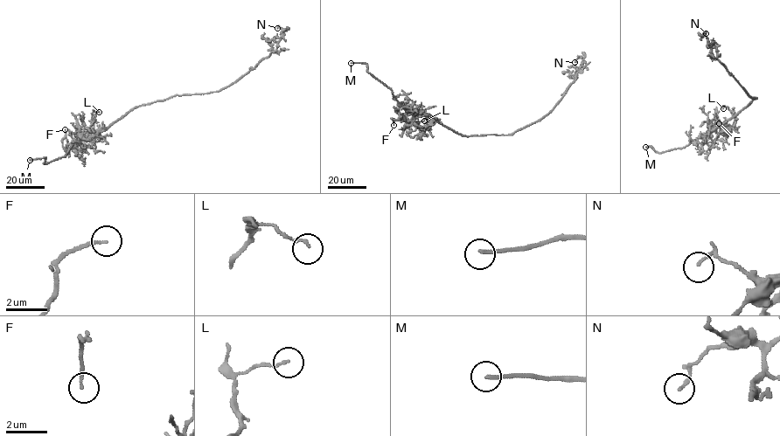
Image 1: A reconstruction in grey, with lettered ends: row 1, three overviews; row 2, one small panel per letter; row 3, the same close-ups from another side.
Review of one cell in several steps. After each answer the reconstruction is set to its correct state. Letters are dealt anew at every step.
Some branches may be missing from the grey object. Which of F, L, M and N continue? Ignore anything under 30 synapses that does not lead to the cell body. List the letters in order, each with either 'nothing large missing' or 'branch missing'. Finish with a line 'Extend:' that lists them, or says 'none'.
F: nothing large missing
L: nothing large missing
M: branch missing
N: nothing large missing
Extend: M

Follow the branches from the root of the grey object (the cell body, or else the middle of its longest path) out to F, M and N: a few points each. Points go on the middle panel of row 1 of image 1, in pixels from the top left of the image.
F: (477, 135), (463, 135), (415, 109), (407, 113), (408, 122), (400, 114), (398, 120), (392, 118), (393, 125)
M: (477, 135), (463, 135), (415, 109), (407, 110), (390, 88), (367, 71), (365, 63), (351, 63)
N: (477, 135), (511, 134), (547, 114), (575, 79), (582, 58), (574, 62)

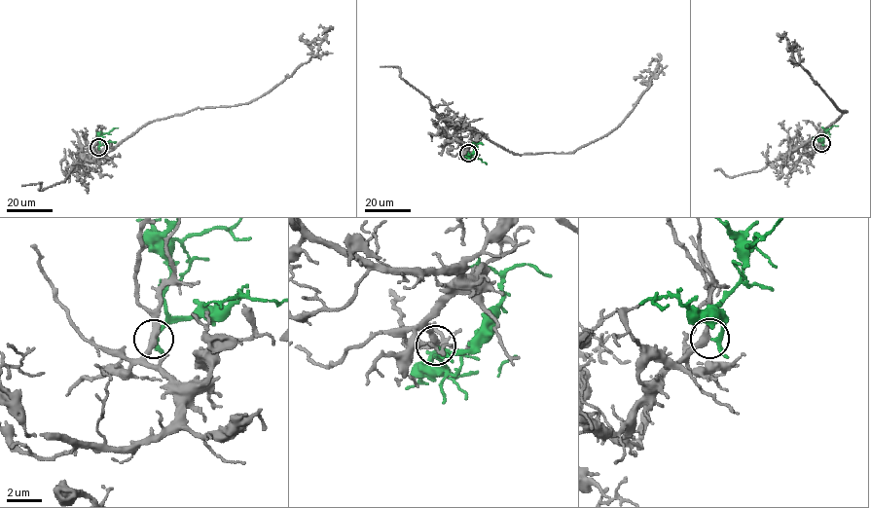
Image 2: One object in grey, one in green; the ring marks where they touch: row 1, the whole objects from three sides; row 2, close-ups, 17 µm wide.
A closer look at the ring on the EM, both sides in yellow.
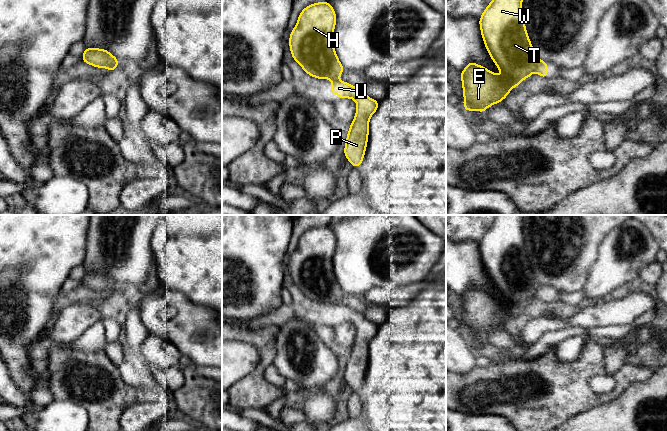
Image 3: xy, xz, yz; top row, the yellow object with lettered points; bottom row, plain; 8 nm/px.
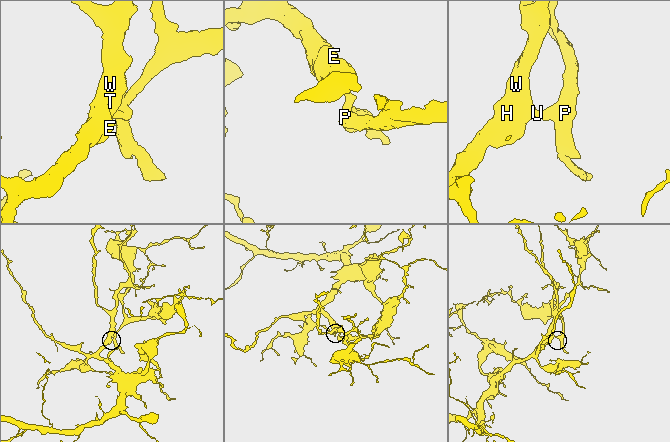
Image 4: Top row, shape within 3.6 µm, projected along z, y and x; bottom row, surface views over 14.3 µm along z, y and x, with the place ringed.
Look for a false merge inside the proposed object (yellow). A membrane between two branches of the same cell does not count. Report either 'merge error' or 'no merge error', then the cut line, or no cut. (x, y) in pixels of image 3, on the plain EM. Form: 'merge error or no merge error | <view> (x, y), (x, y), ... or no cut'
merge error | yz (541, 285), (534, 294)

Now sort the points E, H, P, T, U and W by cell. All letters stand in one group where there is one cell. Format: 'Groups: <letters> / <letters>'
Groups: E H T W / P U

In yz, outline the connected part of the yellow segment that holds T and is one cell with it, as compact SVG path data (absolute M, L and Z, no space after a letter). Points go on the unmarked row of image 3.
M497 215L479 243L487 276L503 300L498 300L484 290L469 286L460 296L464 320L463 331L467 336L477 334L484 337L488 331L501 327L514 311L535 296L537 289L541 286L533 273L525 251L525 241L522 235L524 216Z

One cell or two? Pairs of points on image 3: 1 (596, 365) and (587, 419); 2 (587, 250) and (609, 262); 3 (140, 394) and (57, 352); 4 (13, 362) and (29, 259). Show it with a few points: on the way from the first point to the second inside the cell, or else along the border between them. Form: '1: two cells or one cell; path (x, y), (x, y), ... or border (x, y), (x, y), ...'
1: two cells; border (611, 400), (577, 413), (568, 420)
2: two cells; border (607, 234), (598, 247), (597, 257), (587, 277)
3: one cell; path (119, 383), (112, 373), (105, 368), (78, 360)
4: one cell; path (18, 336), (28, 323), (29, 285)

